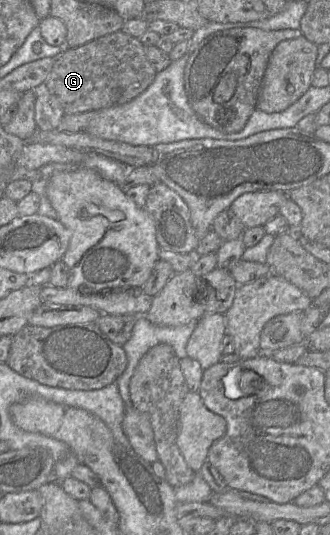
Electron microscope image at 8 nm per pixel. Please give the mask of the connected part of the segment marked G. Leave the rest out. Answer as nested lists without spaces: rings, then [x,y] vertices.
[[[118,31],[75,48],[65,48],[56,57],[45,86],[51,94],[57,97],[65,115],[68,115],[125,104],[143,93],[152,84],[156,74],[156,70],[147,59],[145,47],[139,39]]]

